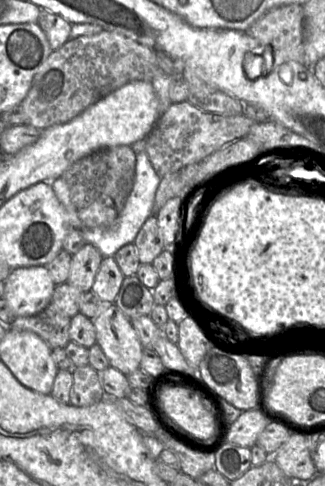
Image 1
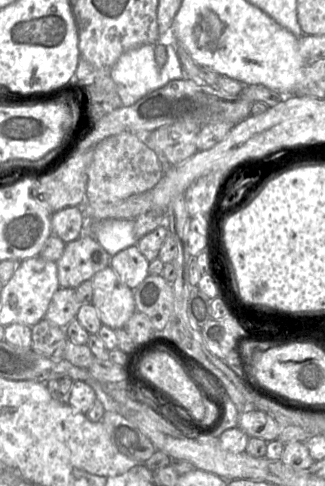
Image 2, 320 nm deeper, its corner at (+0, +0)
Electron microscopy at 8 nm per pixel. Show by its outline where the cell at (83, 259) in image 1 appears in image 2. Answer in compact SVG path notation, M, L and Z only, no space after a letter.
M89 232L78 239L68 242L61 258L56 262L60 288L76 289L80 284L89 281L99 271L110 266L111 256Z

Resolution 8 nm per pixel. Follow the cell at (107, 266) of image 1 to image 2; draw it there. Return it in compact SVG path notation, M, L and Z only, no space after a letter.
M137 245L128 247L111 256L110 266L121 281L134 290L149 276L150 262L140 252Z

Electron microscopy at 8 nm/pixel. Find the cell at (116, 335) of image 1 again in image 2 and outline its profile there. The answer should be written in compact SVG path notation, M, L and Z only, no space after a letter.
M111 266L99 271L91 279L92 304L102 325L113 330L125 328L136 312L133 290L126 286Z

